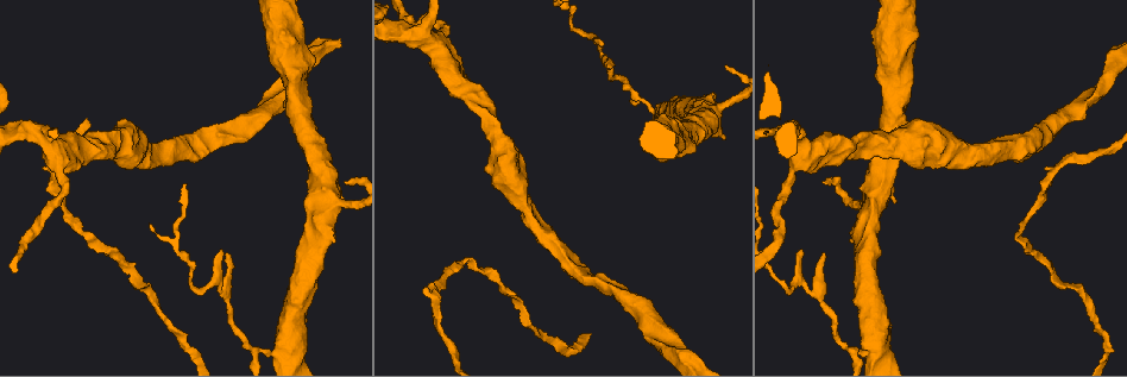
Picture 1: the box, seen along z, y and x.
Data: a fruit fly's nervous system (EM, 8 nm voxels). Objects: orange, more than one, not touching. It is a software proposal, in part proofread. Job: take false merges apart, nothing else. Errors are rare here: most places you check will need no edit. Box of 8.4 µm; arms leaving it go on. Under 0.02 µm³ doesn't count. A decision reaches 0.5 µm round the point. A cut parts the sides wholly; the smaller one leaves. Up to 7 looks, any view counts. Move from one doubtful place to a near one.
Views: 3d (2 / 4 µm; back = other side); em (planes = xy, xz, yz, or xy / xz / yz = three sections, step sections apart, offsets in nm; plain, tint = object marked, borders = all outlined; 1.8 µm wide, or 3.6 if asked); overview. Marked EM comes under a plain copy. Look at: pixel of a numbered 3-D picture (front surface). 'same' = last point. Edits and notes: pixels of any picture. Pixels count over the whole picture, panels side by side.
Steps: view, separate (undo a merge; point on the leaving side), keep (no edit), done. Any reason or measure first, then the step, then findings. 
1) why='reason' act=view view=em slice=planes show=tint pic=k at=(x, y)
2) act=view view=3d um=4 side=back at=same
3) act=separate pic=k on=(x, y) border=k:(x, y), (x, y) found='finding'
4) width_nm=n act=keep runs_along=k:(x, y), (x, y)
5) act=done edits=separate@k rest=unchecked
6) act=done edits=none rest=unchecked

why='calibre changes' act=view view=em um=3.6 slice=xy step=4 show=tint pic=1 at=(951, 149)

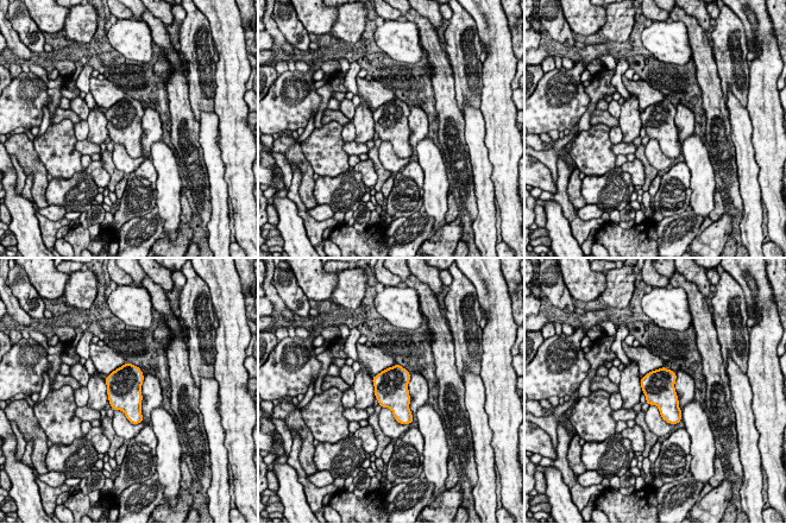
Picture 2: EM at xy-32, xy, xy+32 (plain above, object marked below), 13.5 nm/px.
act=keep found='continuous, no second neuron'

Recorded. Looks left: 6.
why='sharp bend' act=view view=3d um=2 side=back pic=1 at=(217, 284)

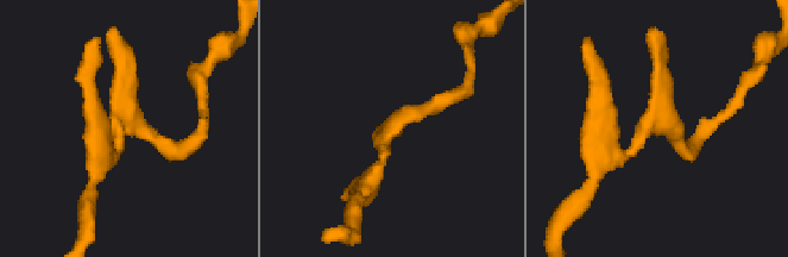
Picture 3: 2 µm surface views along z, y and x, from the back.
why='need the tissue' act=view view=em slice=xy step=16 show=tint pic=3 at=(390, 133)

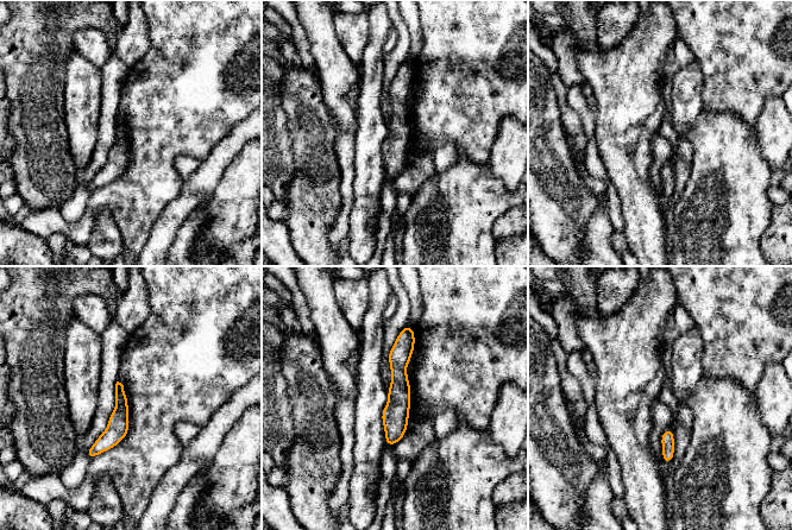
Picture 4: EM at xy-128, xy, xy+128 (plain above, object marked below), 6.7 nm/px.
why='another direction' act=view view=em slice=yz step=16 show=borders at=same

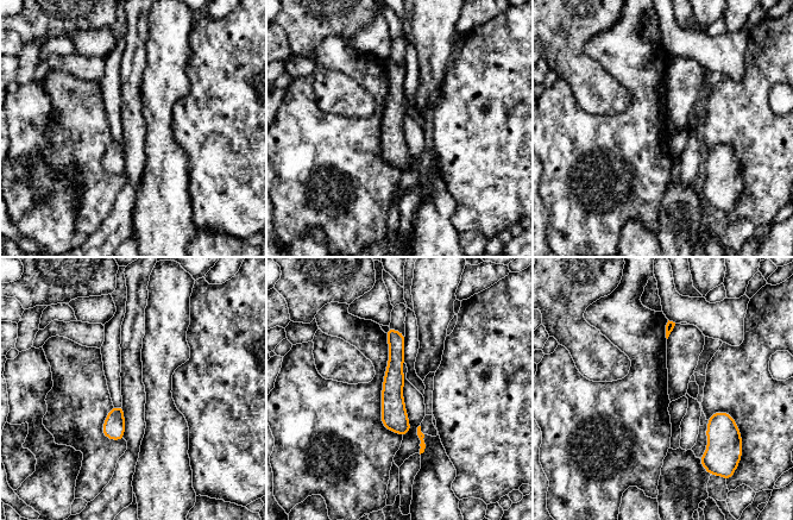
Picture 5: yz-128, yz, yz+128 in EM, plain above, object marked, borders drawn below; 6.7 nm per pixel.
width_nm=180 act=keep runs_along=5:(390, 331), (394, 418), (402, 432) found='all the same neuron'

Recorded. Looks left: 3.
why='a narrow waist' act=view view=em um=3.6 slice=yz step=16 show=tint pic=1 at=(1082, 160)

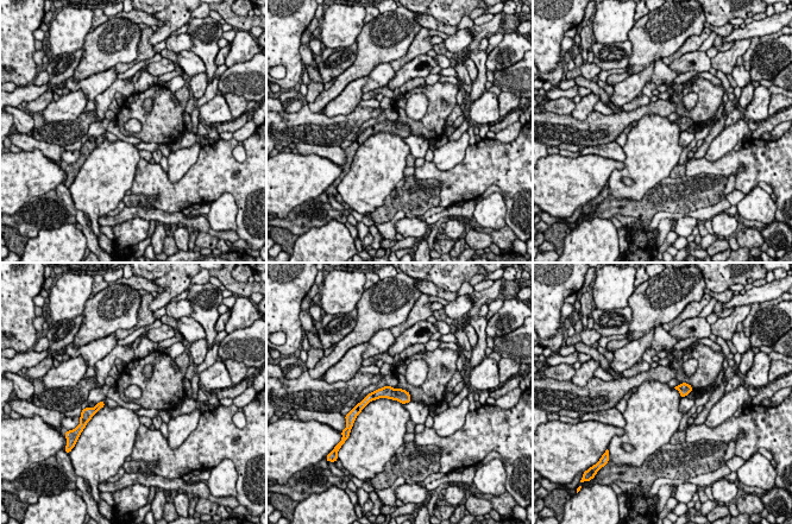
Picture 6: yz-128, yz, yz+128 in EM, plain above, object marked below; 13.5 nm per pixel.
why='cut it another way' act=view view=em um=3.6 slice=planes show=tint at=same

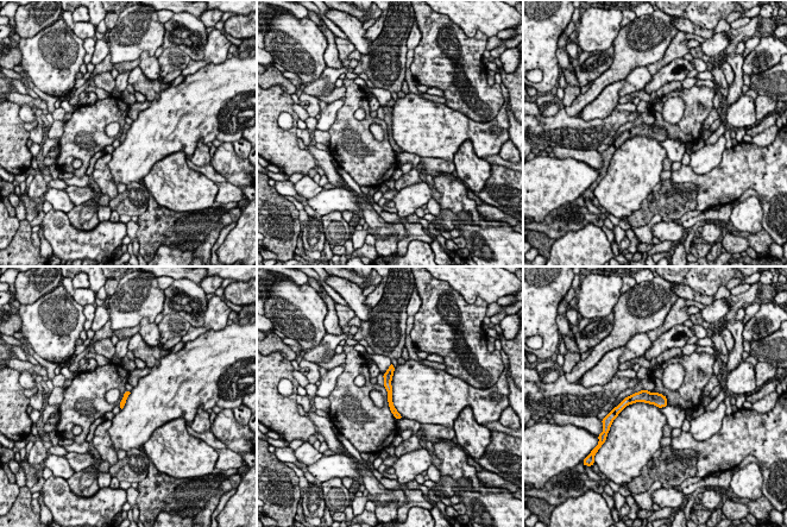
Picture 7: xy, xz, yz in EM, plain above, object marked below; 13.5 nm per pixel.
act=keep runs_along=7:(391, 368), (389, 401), (398, 416) found='all the same neuron'

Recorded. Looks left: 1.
act=done edits=none rest=unchecked

